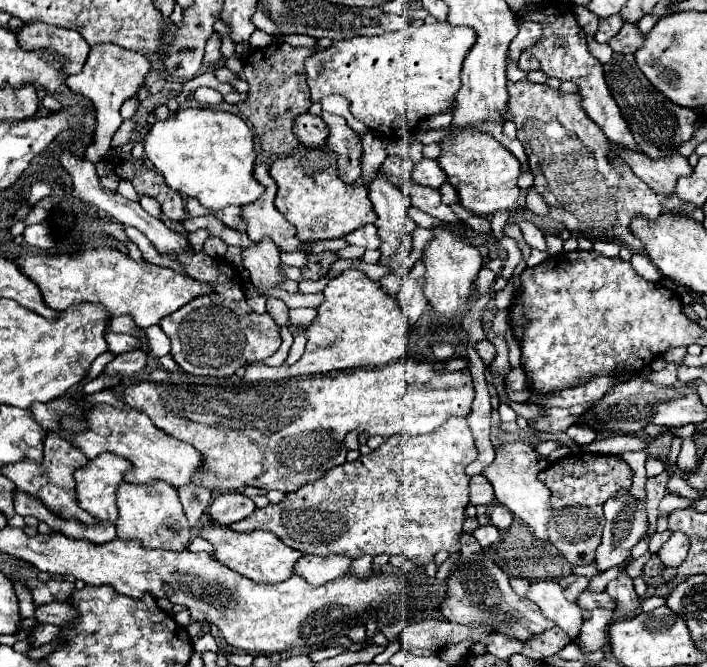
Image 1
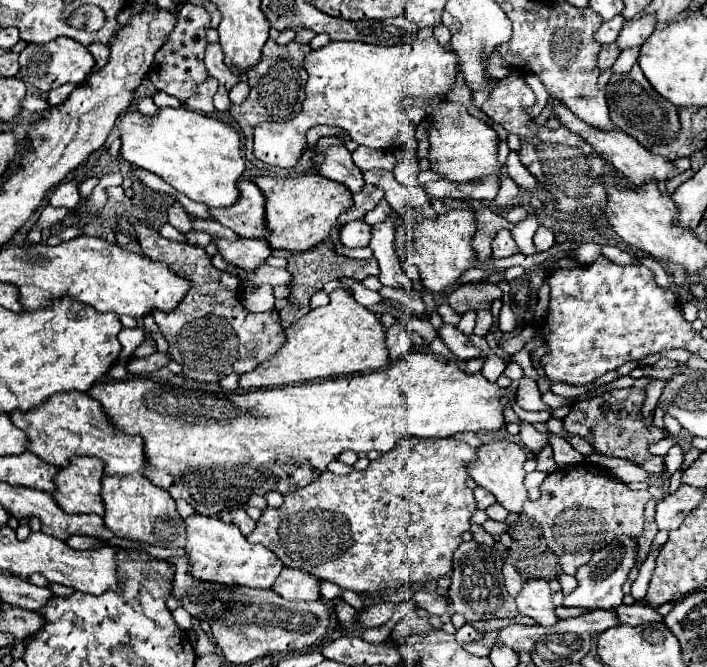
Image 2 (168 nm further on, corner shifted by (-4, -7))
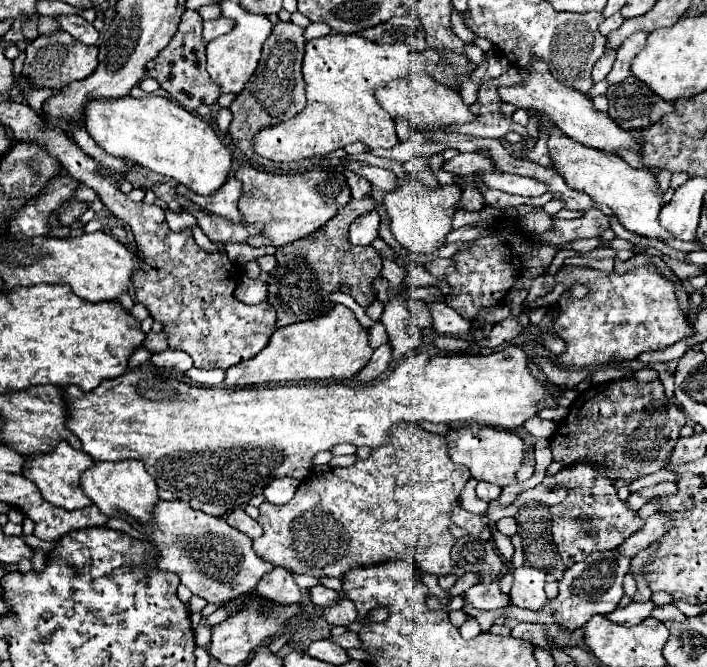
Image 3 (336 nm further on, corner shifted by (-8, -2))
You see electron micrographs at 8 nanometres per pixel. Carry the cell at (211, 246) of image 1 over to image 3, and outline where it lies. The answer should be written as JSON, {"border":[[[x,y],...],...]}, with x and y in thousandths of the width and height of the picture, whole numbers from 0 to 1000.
{"border":[[[235,313],[233,324],[239,342],[248,348],[253,348],[255,345],[263,342],[272,343],[279,337],[277,328],[263,315],[259,315],[255,319],[248,319],[239,313]]]}

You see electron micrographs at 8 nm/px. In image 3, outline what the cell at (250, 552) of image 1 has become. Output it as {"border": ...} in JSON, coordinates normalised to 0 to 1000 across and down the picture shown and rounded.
{"border":[[[223,750],[209,786],[198,786],[184,774],[175,777],[221,822],[221,837],[215,840],[218,852],[252,861],[255,873],[266,879],[272,891],[306,909],[328,903],[354,888],[359,876],[365,876],[365,870],[388,852],[359,828],[356,810],[348,801],[328,792],[317,777],[303,777],[274,765],[257,750]]]}

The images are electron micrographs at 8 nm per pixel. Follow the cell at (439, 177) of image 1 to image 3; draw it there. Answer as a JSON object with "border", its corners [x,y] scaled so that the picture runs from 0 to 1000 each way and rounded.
{"border":[[[682,258],[682,267],[690,282],[702,282],[702,285],[710,285],[719,291],[736,291],[736,294],[767,294],[778,282],[772,273],[764,273],[758,267],[713,261],[713,258]]]}

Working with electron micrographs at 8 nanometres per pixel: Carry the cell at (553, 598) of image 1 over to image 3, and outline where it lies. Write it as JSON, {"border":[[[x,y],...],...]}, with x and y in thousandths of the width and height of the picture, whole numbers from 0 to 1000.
{"border":[[[738,849],[727,852],[724,858],[727,873],[721,885],[721,900],[733,912],[747,912],[747,915],[764,915],[772,906],[772,861],[761,852],[752,849]]]}

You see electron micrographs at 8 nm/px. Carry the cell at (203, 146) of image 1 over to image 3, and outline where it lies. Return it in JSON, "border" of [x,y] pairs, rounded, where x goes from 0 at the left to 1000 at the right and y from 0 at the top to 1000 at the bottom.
{"border":[[[173,144],[167,150],[127,150],[122,153],[116,183],[127,207],[150,231],[184,237],[221,261],[263,276],[286,294],[303,291],[322,267],[328,234],[311,213],[311,204],[277,171],[263,168],[238,147]]]}

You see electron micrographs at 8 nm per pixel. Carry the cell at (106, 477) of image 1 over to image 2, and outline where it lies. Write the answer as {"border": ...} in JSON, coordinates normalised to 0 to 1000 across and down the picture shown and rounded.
{"border":[[[102,685],[93,703],[76,715],[82,739],[79,754],[93,769],[147,769],[144,757],[144,715],[147,694],[136,685]]]}

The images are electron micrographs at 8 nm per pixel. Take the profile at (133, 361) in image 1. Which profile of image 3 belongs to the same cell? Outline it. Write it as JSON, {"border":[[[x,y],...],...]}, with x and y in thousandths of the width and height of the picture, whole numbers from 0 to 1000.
{"border":[[[232,525],[226,531],[218,531],[215,540],[212,540],[218,549],[232,549],[232,552],[249,552],[255,558],[263,558],[272,552],[272,540],[269,534],[263,534],[263,528],[257,525]]]}

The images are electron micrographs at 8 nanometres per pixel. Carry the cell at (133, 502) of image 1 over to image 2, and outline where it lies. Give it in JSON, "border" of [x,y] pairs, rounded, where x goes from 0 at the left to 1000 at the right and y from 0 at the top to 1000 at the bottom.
{"border":[[[190,709],[178,715],[147,715],[144,748],[150,760],[147,784],[164,802],[209,817],[260,823],[263,820],[263,784],[249,766],[249,751],[232,733],[221,730],[209,715]]]}

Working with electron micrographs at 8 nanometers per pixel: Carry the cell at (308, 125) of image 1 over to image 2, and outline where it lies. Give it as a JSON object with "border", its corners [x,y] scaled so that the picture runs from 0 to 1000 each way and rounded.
{"border":[[[453,205],[441,226],[441,241],[453,262],[489,277],[498,289],[512,283],[512,256],[501,247],[498,229],[489,223],[484,208]]]}

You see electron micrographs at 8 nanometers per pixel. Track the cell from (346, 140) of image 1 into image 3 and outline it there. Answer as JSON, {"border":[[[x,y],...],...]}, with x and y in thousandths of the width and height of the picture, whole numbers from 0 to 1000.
{"border":[[[529,297],[495,300],[484,312],[484,318],[478,318],[478,324],[472,324],[461,339],[450,342],[450,348],[441,348],[438,354],[419,360],[416,366],[390,372],[390,402],[379,417],[379,453],[390,465],[393,492],[427,480],[444,480],[467,468],[467,459],[472,456],[464,444],[470,438],[478,438],[484,429],[492,432],[495,444],[512,462],[521,462],[532,450],[532,432],[526,423],[537,417],[540,387],[526,369],[501,369],[489,354],[498,330],[529,312]]]}

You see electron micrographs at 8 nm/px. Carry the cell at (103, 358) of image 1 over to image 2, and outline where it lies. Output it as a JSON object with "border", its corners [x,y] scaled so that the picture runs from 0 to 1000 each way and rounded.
{"border":[[[192,490],[192,493],[173,493],[170,502],[167,502],[167,511],[173,517],[173,529],[170,529],[164,544],[178,544],[187,535],[190,523],[204,511],[204,496],[198,490]]]}

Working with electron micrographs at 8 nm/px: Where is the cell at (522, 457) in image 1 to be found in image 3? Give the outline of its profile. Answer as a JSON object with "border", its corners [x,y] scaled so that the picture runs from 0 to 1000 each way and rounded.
{"border":[[[651,636],[634,645],[631,663],[634,663],[636,687],[645,696],[659,699],[668,717],[702,726],[707,732],[730,723],[730,705],[738,699],[738,687],[741,687],[741,666],[733,651],[685,636]]]}

